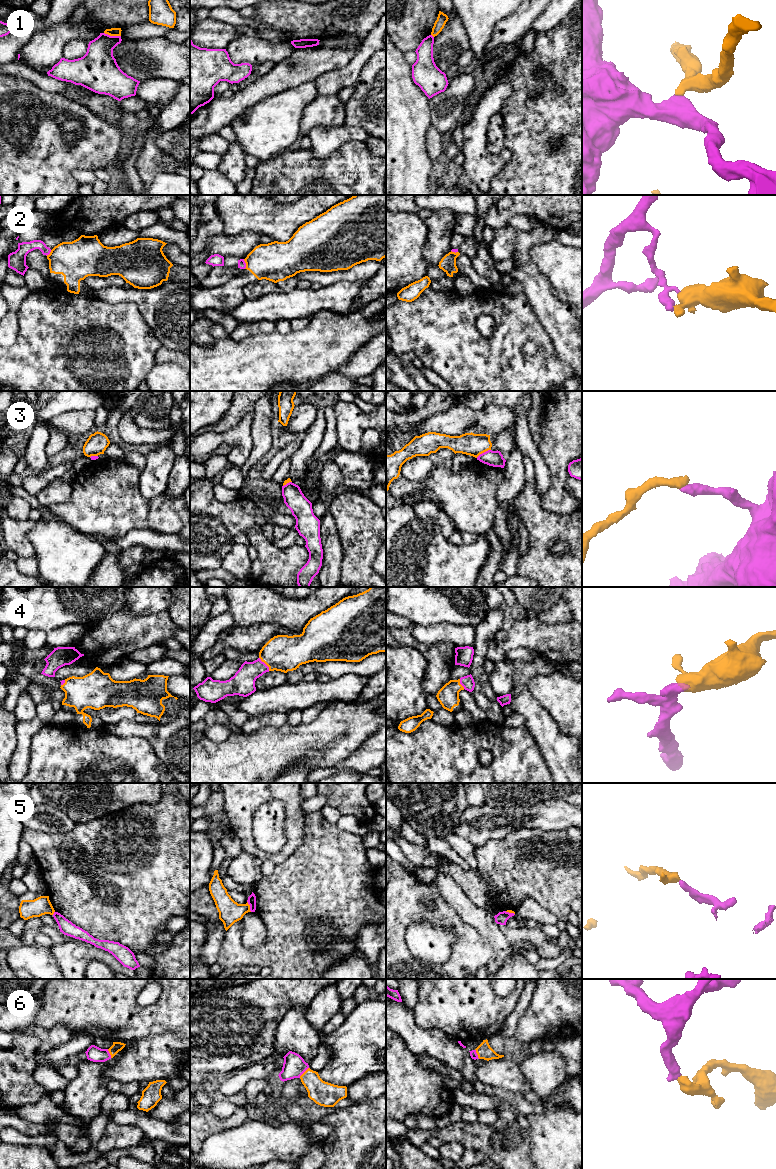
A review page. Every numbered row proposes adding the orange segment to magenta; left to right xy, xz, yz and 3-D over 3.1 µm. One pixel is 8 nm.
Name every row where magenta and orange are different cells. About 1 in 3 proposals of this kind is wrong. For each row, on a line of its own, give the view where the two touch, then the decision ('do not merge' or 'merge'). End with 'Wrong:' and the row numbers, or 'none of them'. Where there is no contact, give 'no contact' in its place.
1: contact in xy; do not merge
2: contact in xz; do not merge
3: contact in yz; do not merge
4: contact in xz; merge
5: contact in xz; do not merge
6: contact in xz; merge
Wrong: 1, 2, 3, 5

